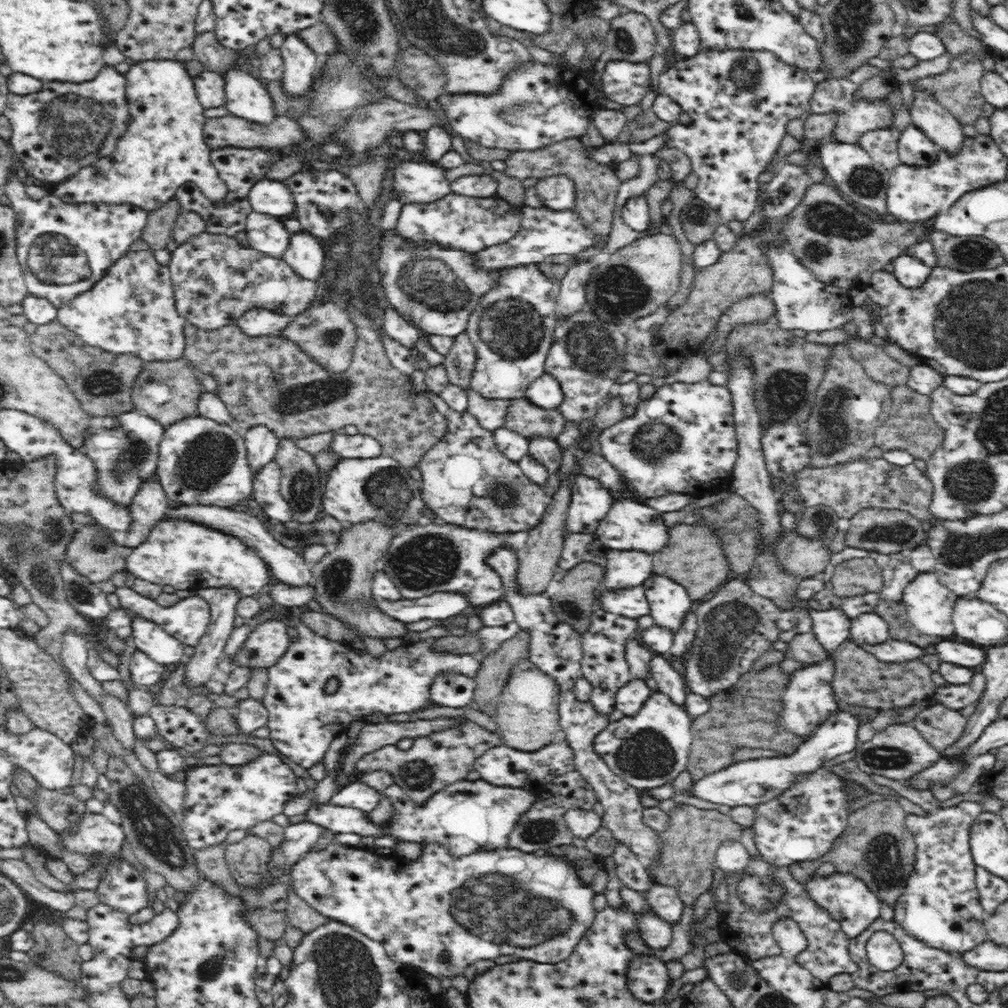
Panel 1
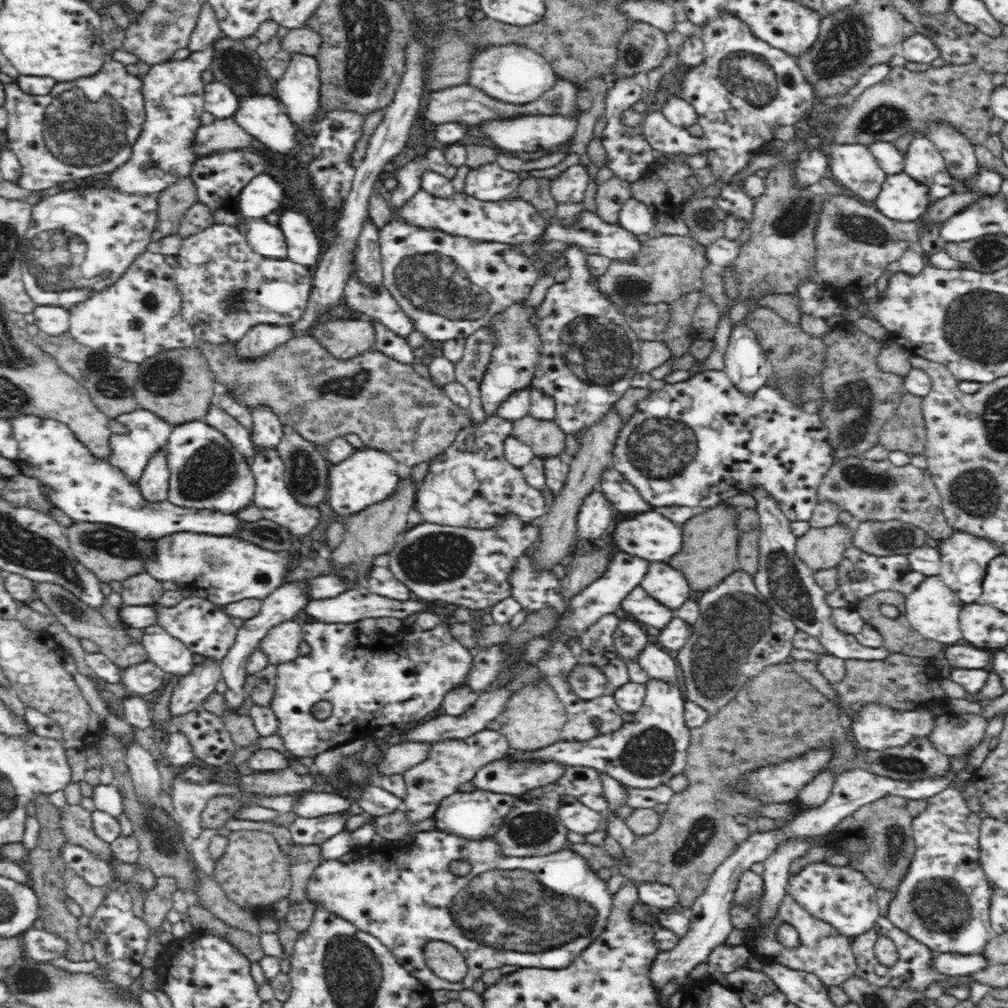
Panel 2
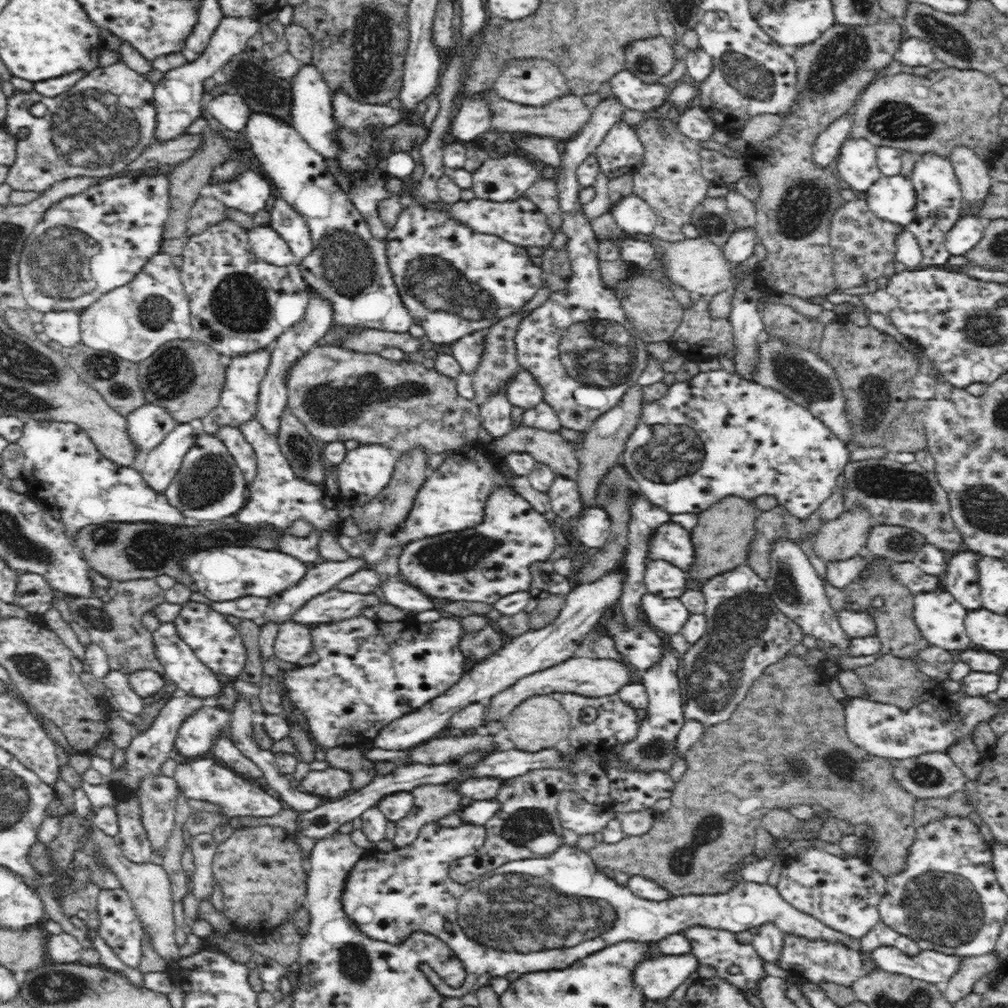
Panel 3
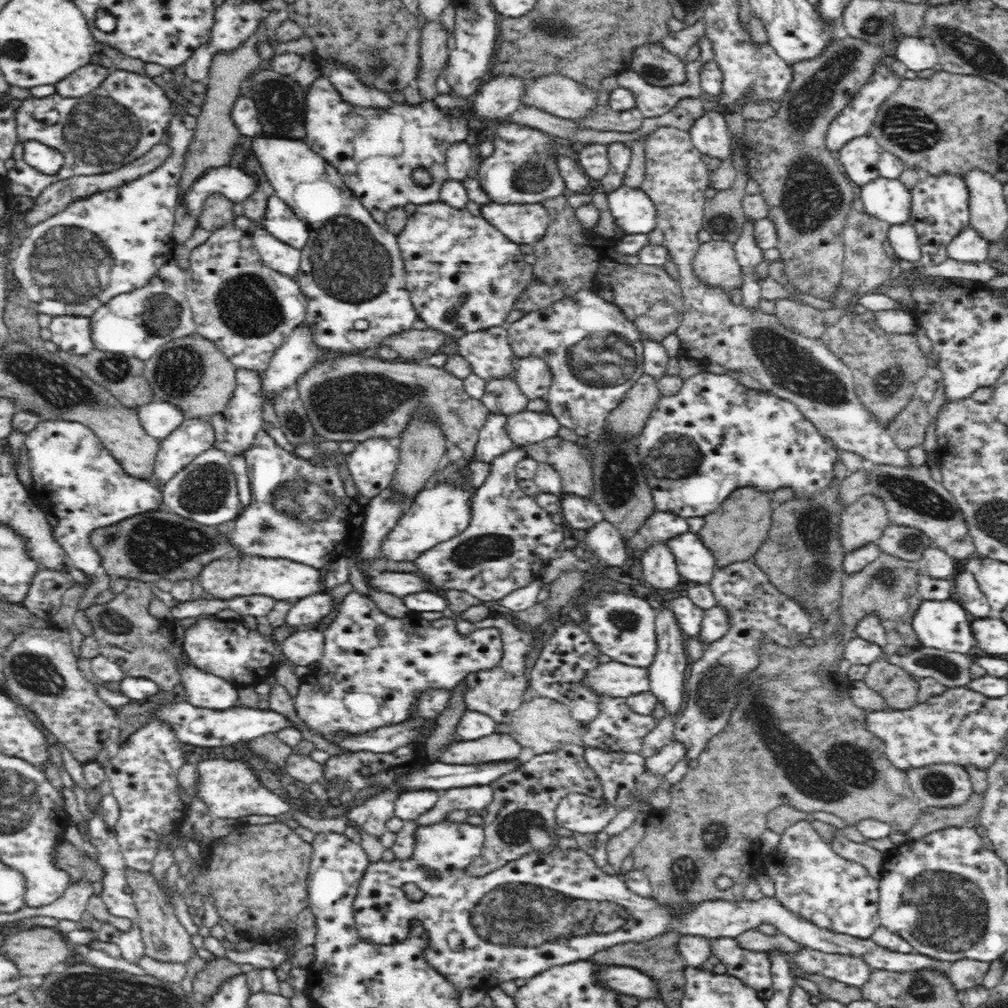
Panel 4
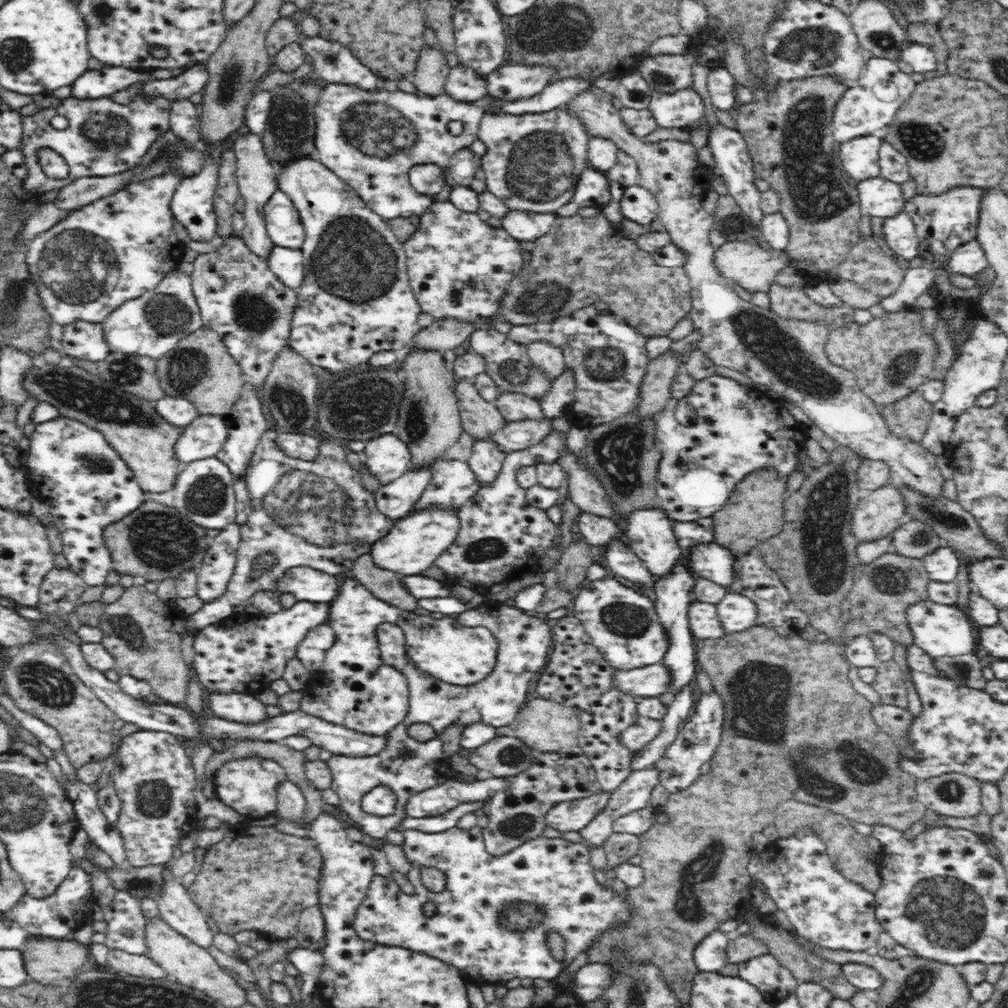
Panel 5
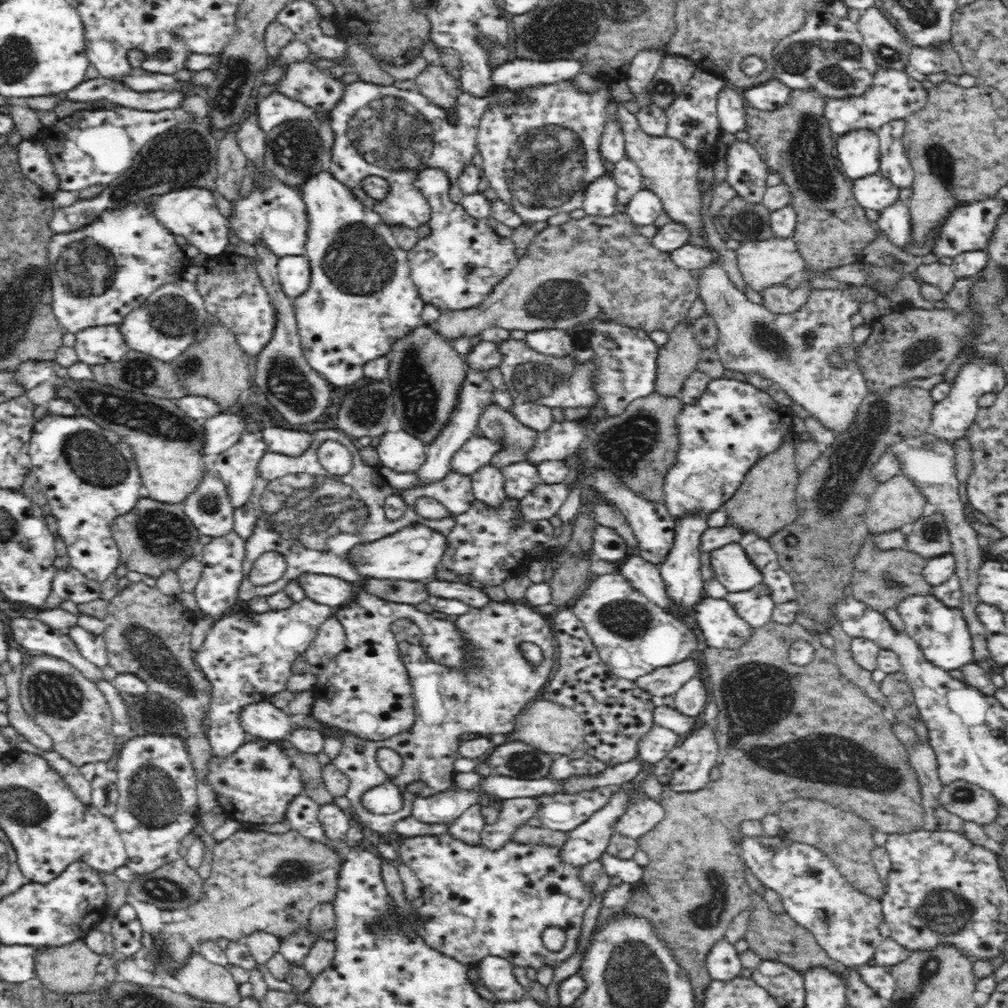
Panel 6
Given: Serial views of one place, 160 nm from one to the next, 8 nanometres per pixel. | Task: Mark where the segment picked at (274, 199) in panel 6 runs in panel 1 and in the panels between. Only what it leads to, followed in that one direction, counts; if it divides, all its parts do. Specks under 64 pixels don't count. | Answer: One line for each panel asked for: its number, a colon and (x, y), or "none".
1: (305, 256)
2: (303, 246)
3: (291, 225)
4: (279, 219)
5: (282, 220)

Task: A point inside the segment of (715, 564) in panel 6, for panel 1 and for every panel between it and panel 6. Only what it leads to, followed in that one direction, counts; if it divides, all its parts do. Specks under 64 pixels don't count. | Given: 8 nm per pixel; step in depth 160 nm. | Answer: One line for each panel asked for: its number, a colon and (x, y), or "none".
1: (631, 525)
2: (652, 537)
3: (671, 542)
4: (695, 562)
5: (713, 561)

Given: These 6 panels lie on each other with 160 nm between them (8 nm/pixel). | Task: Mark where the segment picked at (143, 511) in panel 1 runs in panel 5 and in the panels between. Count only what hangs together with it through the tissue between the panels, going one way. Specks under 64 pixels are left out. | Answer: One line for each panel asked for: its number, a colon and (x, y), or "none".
2: (154, 484)
3: (162, 463)
4: (193, 436)
5: (204, 438)

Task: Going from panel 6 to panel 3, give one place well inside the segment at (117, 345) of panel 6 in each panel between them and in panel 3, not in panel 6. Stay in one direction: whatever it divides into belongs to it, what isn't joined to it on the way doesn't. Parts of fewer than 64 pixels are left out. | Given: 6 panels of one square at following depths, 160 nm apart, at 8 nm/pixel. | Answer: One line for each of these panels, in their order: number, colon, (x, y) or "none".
3: (61, 325)
4: (71, 333)
5: (86, 341)

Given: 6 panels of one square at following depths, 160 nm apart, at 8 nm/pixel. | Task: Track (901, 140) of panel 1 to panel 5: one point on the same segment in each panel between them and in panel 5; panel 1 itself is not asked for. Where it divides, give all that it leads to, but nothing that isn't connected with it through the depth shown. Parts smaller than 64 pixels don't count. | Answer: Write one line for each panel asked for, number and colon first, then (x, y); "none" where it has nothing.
2: (923, 162)
3: (938, 205)
4: (939, 204)
5: (943, 223)

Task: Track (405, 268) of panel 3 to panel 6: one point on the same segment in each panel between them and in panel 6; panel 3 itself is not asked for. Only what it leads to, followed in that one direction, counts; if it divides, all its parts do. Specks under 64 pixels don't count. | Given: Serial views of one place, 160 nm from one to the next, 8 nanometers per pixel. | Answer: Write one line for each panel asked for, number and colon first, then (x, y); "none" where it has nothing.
4: (463, 275)
5: (458, 266)
6: (462, 259)

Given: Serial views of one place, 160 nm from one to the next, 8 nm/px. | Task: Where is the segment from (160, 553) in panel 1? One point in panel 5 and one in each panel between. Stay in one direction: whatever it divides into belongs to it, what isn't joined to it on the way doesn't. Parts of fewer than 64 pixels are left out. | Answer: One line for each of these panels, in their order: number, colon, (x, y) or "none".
2: (229, 569)
3: (221, 573)
4: (284, 580)
5: (307, 584)

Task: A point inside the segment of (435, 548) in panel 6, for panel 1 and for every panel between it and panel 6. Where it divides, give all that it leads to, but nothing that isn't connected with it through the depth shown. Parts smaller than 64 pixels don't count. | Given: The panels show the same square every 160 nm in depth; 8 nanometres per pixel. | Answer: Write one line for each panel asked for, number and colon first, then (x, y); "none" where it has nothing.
1: (466, 481)
2: (471, 485)
3: (452, 500)
4: (440, 511)
5: (416, 542)

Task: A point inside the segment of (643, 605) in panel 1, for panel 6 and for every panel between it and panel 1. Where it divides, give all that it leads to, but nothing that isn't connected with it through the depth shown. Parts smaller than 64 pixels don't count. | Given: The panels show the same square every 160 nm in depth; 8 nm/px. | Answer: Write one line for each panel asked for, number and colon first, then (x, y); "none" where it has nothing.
2: (639, 605)
3: (669, 616)
4: (690, 617)
5: (704, 622)
6: (718, 622)

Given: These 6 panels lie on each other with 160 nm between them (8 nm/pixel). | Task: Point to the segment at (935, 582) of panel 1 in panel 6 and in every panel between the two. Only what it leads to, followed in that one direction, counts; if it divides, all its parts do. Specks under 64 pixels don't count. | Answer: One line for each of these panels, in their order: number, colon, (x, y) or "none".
2: (932, 609)
3: (940, 618)
4: (943, 624)
5: (941, 630)
6: (941, 632)

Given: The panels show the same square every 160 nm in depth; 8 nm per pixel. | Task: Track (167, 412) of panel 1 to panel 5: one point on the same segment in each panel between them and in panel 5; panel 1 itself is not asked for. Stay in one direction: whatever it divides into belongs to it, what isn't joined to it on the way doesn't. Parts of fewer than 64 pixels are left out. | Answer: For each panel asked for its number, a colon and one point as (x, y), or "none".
2: (177, 385)
3: (186, 377)
4: (190, 372)
5: (200, 369)

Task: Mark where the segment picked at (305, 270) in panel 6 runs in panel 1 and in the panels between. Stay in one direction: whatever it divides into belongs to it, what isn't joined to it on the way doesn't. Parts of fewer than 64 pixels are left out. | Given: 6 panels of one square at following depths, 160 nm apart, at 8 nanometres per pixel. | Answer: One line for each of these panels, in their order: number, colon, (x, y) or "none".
1: (264, 233)
2: (266, 239)
3: (266, 243)
4: (278, 255)
5: (287, 265)

